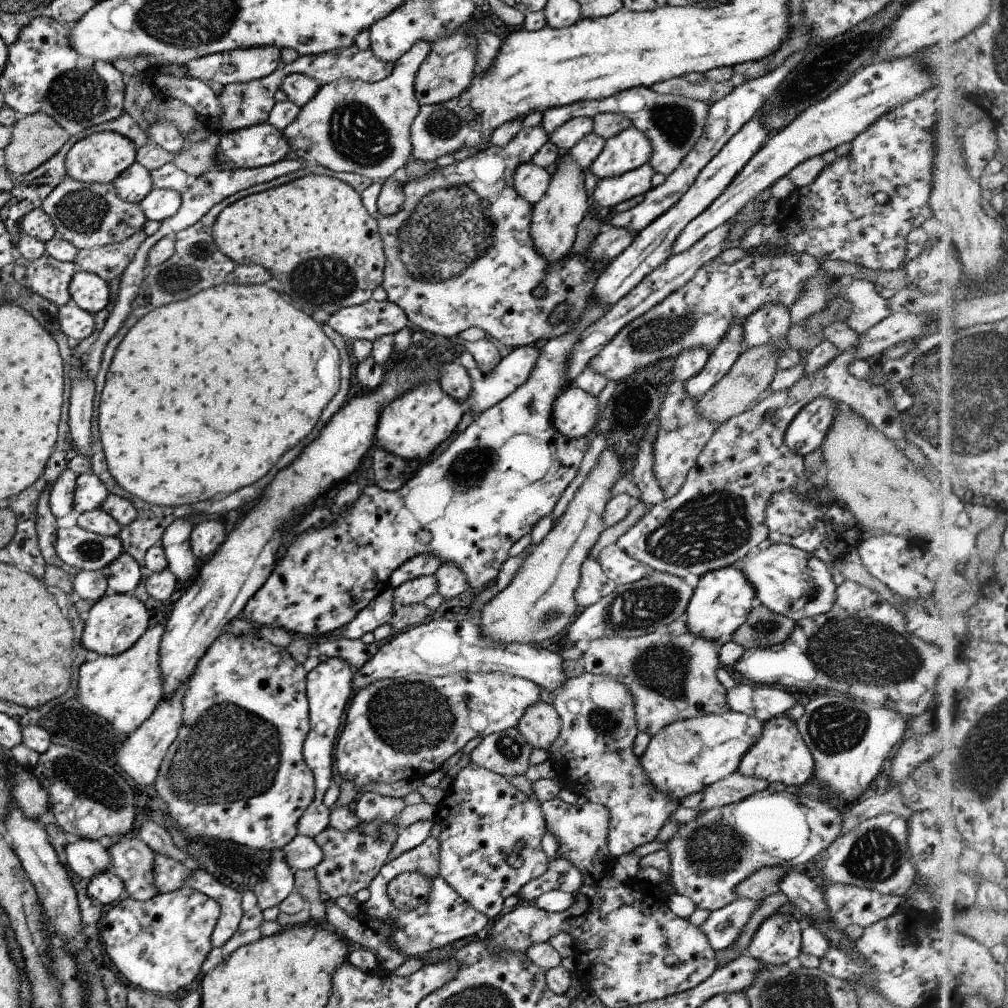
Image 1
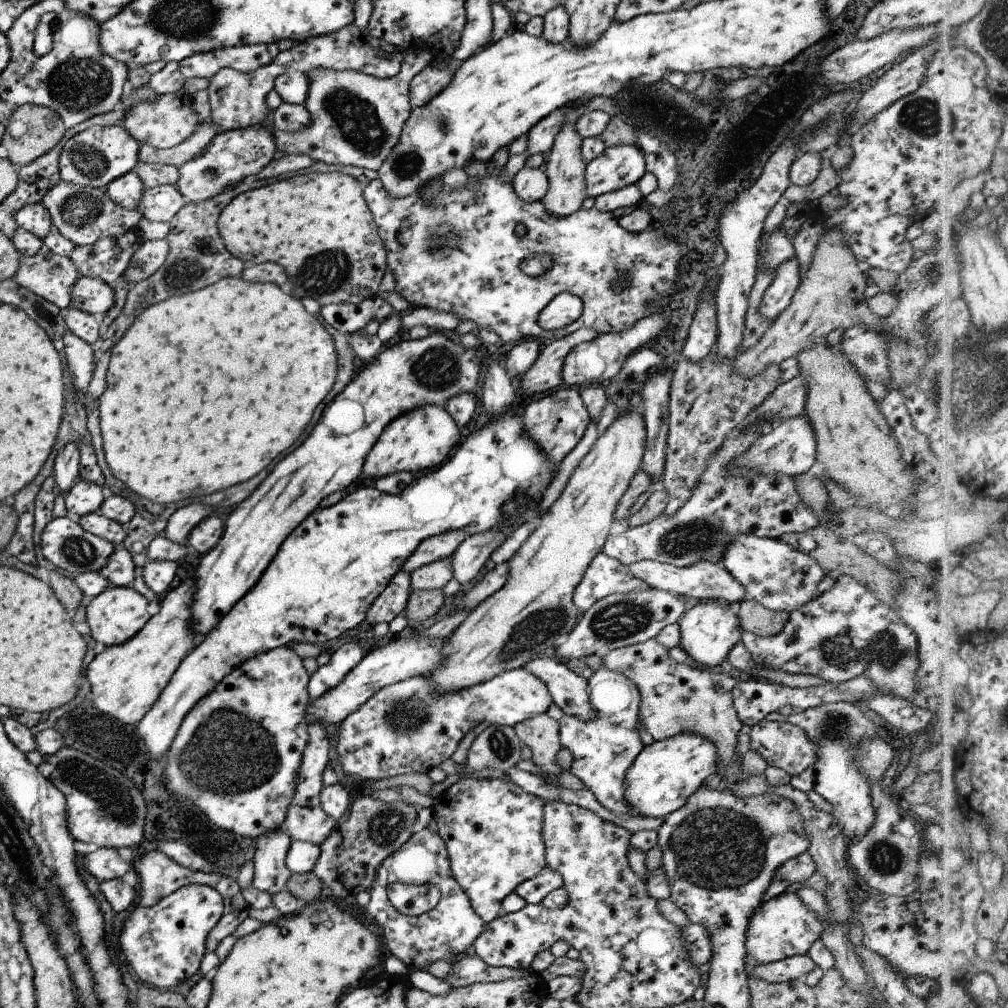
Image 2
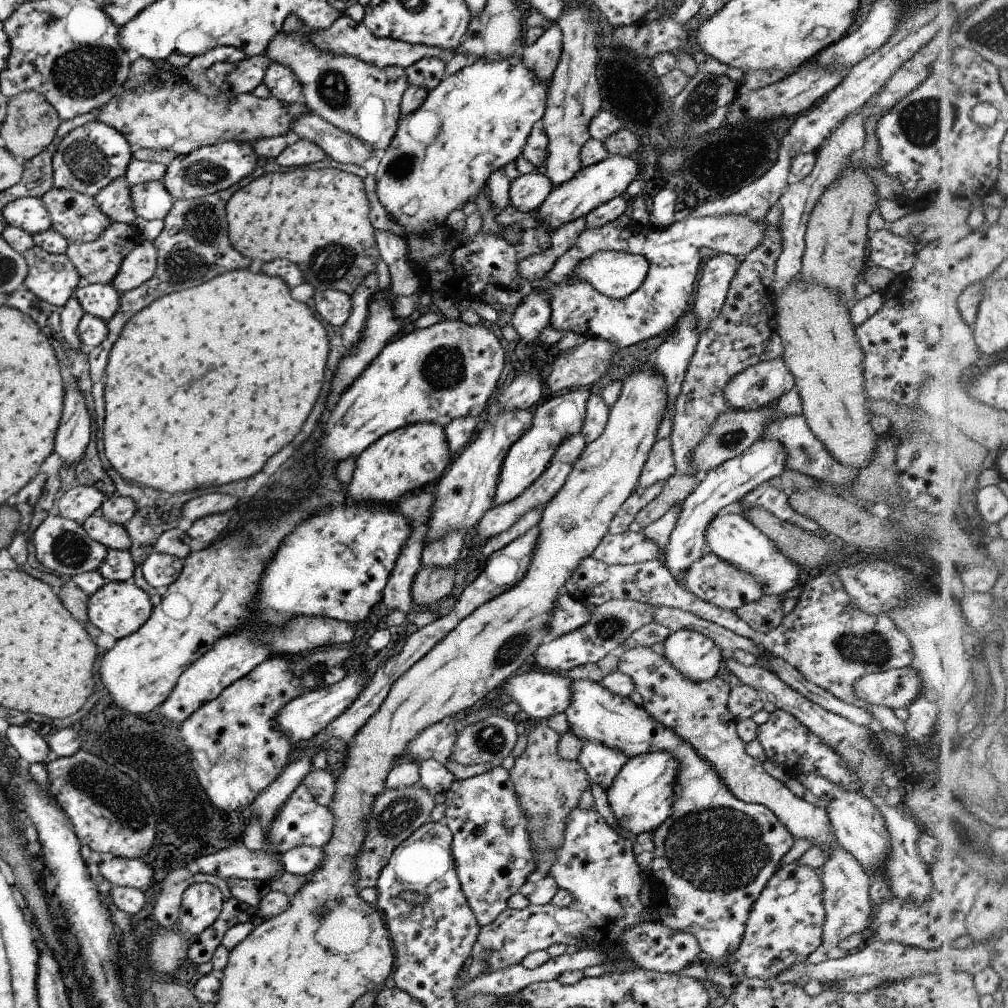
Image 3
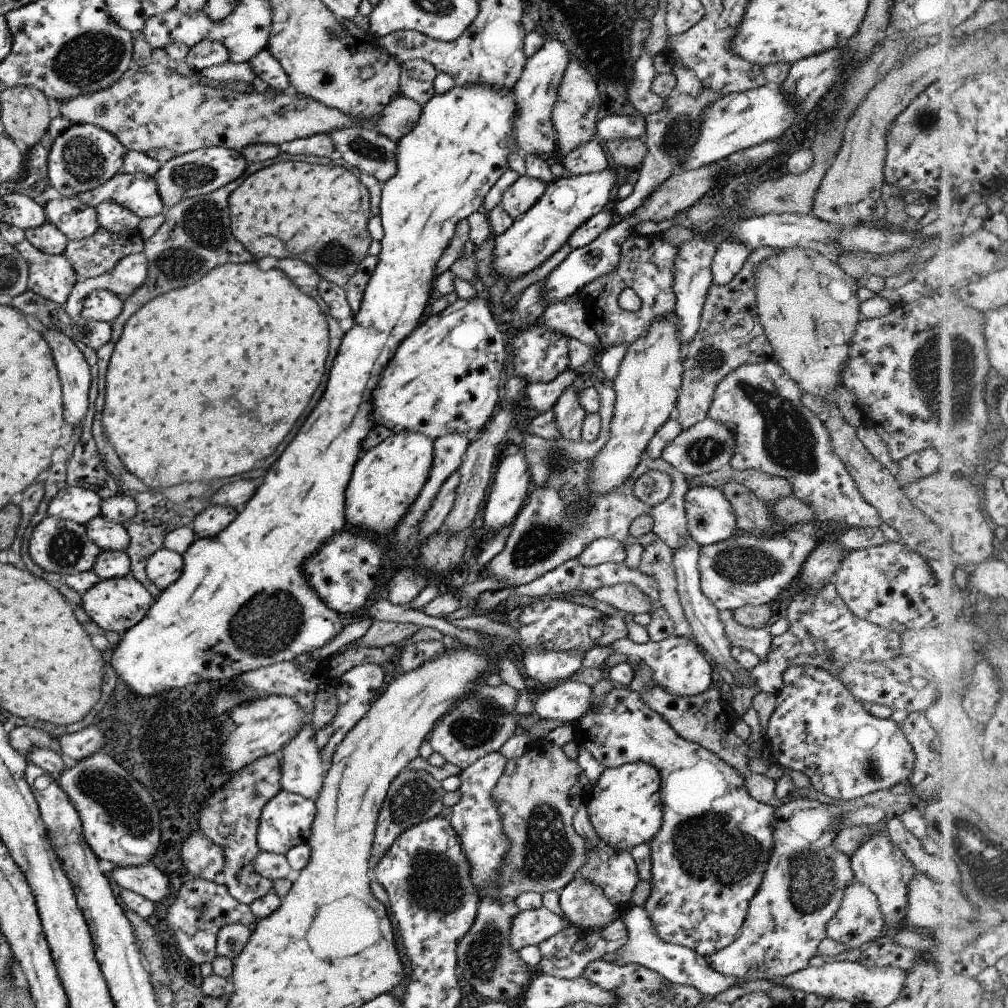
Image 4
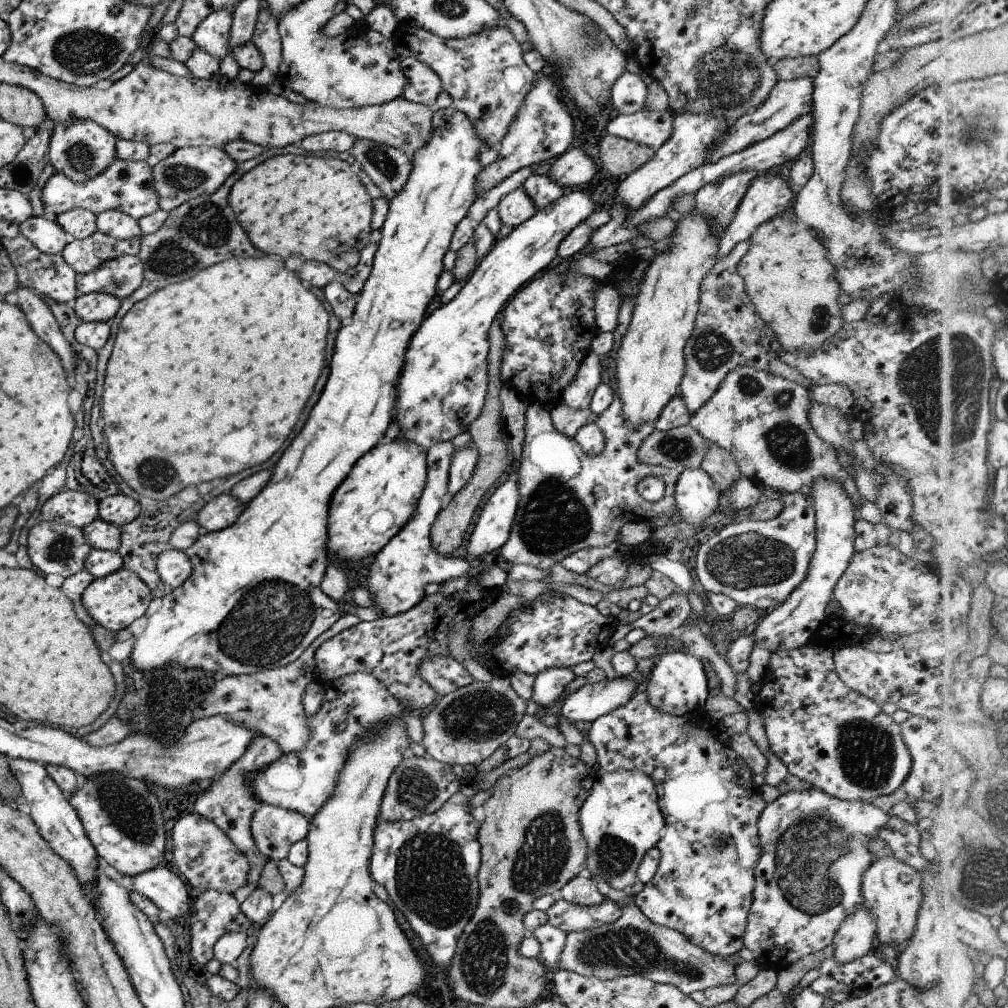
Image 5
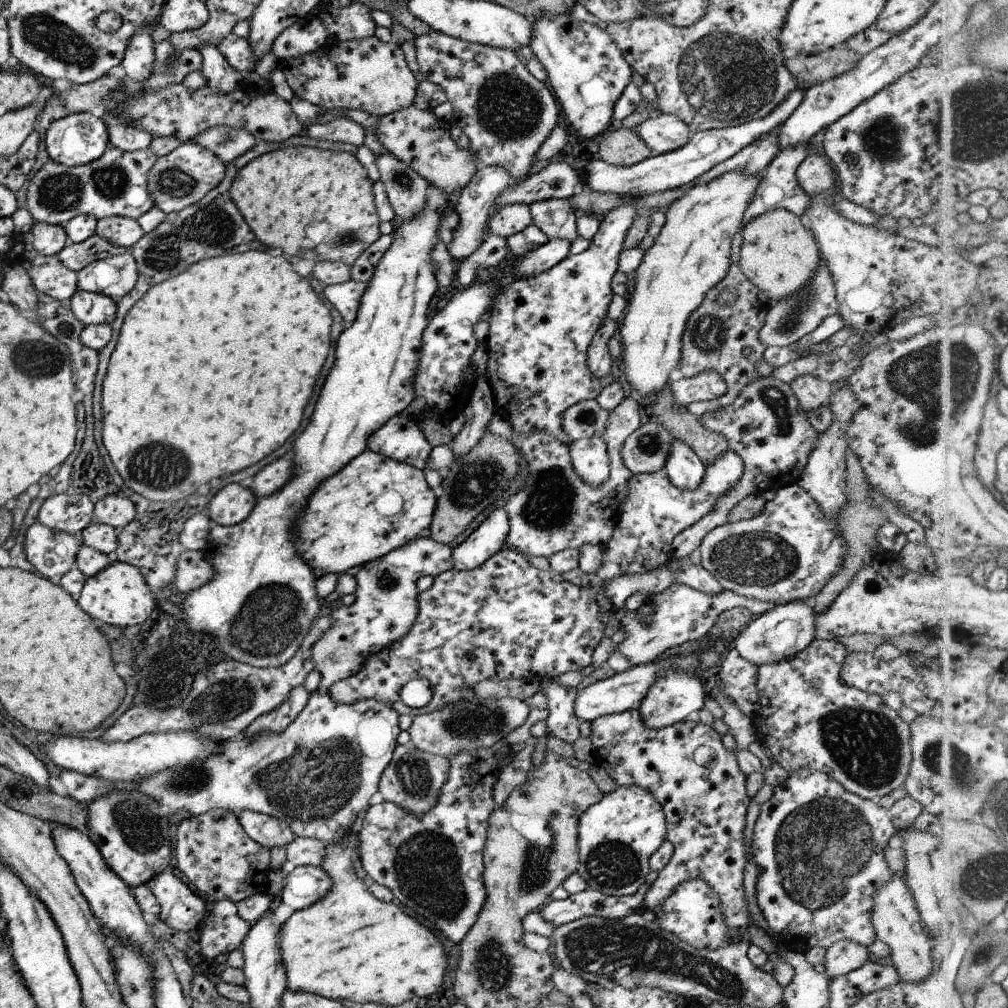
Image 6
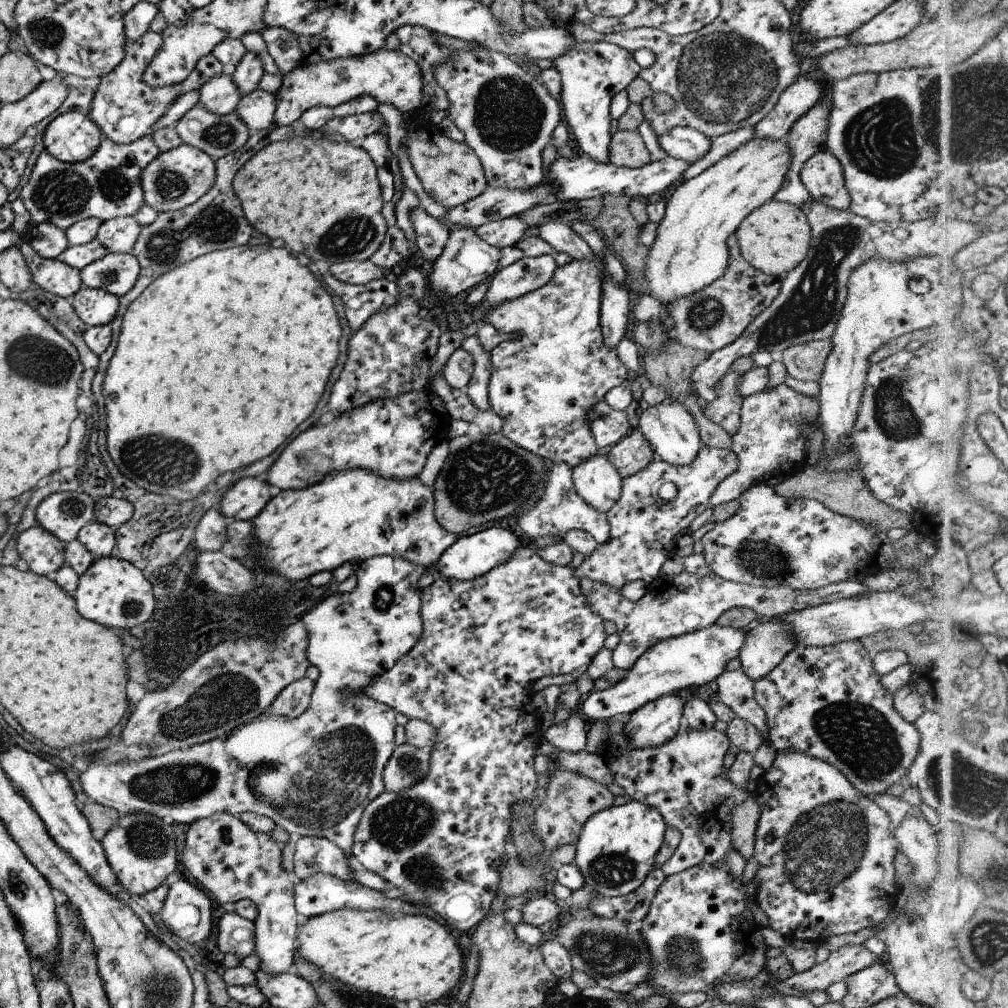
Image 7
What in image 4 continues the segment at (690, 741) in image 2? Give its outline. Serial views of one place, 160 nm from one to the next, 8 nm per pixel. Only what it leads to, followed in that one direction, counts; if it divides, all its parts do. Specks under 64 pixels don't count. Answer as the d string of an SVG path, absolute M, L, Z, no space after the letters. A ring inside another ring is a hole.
M633 761L619 767L604 768L602 776L597 778L593 788L589 790L589 798L585 802L587 816L589 816L589 822L595 835L601 838L605 844L615 846L615 850L630 850L633 846L648 844L649 840L655 837L662 824L660 788L659 772L649 764Z

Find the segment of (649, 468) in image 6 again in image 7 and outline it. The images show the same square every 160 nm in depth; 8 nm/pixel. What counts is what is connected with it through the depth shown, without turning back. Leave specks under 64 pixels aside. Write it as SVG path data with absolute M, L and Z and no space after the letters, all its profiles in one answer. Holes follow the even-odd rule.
M637 428L604 452L622 479L645 468L655 458L651 445Z

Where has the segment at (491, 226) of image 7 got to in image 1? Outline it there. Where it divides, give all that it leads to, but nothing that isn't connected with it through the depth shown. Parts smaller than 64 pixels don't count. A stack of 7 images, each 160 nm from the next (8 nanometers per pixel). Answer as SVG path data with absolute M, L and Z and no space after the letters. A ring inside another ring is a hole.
M531 162L520 164L512 174L515 192L533 206L548 187L550 174Z

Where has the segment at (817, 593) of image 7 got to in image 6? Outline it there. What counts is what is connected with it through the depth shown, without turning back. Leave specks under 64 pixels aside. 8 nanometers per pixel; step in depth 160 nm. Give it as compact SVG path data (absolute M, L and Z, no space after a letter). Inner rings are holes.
M672 583L653 596L651 601L653 614L649 616L649 624L643 622L637 616L636 611L627 610L625 607L613 611L613 617L618 619L619 629L625 632L625 638L623 638L623 642L615 645L615 650L606 661L607 666L615 673L621 673L633 668L633 666L641 666L641 664L656 661L675 649L695 645L713 631L715 620L729 609L743 608L750 614L760 616L767 610L773 610L775 606L776 604L773 602L757 602L757 600L743 598L743 596L737 596L737 594L723 589L719 594L709 596L709 594L703 594L703 592L693 590L689 586Z

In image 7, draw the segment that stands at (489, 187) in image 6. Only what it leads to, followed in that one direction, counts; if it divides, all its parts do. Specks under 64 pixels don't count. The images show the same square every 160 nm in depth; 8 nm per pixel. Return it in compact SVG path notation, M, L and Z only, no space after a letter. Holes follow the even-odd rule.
M461 227L449 231L443 250L425 272L429 292L438 297L437 301L440 303L455 298L461 292L467 292L467 288L474 288L478 284L485 283L499 268L497 262L499 262L501 252L497 247L483 242L476 235L476 229Z

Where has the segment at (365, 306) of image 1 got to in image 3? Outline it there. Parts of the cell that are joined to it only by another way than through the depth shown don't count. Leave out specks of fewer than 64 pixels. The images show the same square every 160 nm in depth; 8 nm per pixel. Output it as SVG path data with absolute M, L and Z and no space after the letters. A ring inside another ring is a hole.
M335 290L314 292L313 308L329 325L341 327L351 314L351 298Z

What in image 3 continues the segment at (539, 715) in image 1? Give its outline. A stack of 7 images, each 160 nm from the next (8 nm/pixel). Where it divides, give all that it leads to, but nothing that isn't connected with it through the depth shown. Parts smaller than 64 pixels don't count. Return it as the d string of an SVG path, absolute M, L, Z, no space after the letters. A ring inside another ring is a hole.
M533 722L531 728L520 733L525 735L527 744L521 756L515 758L508 774L517 802L527 816L529 848L533 850L533 864L536 867L534 874L541 878L550 876L549 868L553 866L557 848L561 846L567 814L571 808L578 806L581 794L590 784L585 770L577 761L564 761L557 755L556 747L560 735L545 722Z

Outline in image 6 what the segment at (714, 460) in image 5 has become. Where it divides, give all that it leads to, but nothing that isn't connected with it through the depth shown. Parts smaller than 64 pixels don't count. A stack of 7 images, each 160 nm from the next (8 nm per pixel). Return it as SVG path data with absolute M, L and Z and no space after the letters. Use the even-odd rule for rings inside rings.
M667 382L663 390L657 394L657 398L649 404L652 417L661 422L660 426L665 426L665 430L673 436L673 439L685 442L703 466L707 466L719 454L729 450L726 438L713 430L703 428L699 419L691 412L687 412L686 406L679 404L673 406L669 384L670 382Z

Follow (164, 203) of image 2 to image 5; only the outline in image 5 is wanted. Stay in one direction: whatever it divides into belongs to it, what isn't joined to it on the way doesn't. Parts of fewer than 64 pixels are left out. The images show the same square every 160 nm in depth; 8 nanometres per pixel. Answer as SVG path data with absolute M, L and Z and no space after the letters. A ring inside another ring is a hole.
M115 156L109 166L99 174L78 183L54 171L41 188L43 212L45 216L56 217L59 213L75 207L91 211L94 215L106 210L118 210L138 221L159 209L158 196L153 188L151 165L149 161L124 161Z

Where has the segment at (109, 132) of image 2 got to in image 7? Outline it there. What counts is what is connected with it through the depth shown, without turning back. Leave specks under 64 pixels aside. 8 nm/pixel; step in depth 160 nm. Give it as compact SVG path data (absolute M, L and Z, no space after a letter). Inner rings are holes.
M70 110L48 122L42 130L44 150L57 160L76 163L89 158L103 134L82 112Z

